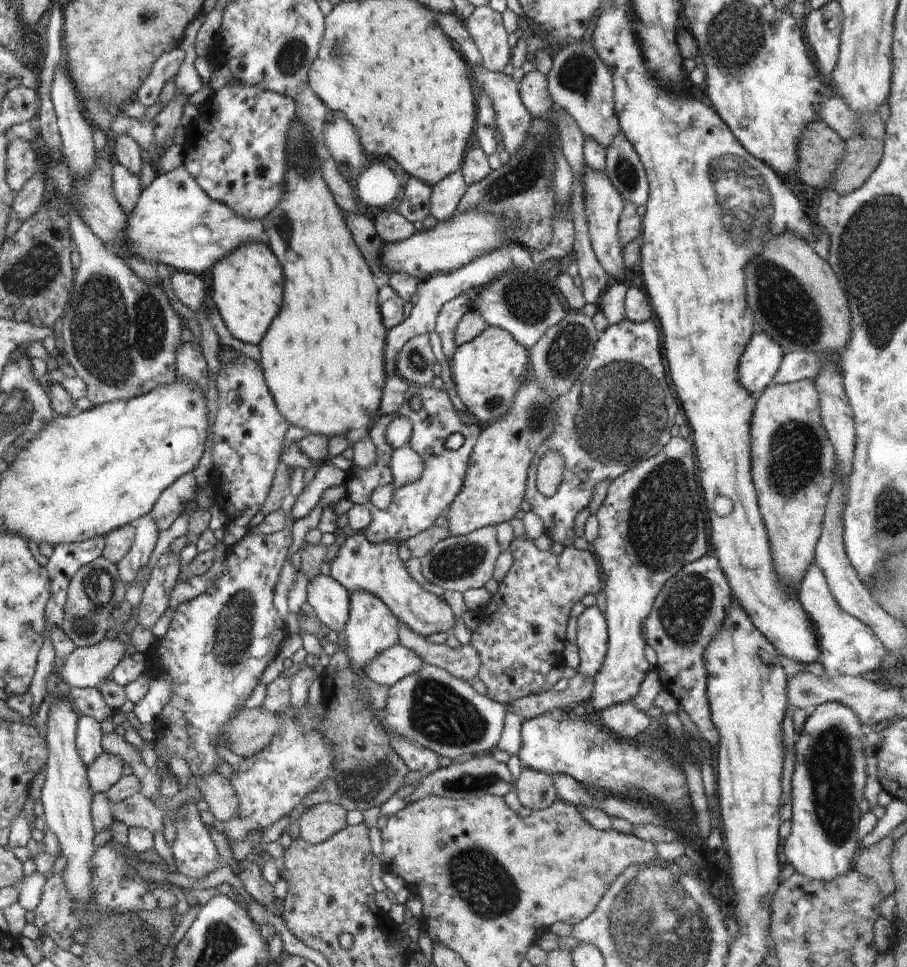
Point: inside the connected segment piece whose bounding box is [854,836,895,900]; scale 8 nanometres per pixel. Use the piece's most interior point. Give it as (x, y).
(874, 862)

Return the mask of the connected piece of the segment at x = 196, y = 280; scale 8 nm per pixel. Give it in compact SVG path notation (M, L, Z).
M171 270L172 288L178 300L188 306L193 312L208 302L209 298L204 291L204 283L197 274Z

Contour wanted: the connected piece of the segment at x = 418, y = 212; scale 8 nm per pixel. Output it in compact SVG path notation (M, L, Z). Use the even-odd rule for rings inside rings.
M410 177L404 187L404 198L400 200L397 211L412 224L422 222L431 215L431 188L423 180Z

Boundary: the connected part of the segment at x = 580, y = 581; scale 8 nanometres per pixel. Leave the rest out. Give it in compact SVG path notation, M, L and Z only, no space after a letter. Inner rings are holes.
M528 536L514 538L509 548L514 557L512 566L499 583L498 591L491 594L488 604L475 612L478 628L473 631L469 642L478 651L481 660L477 675L484 682L487 696L503 705L540 692L550 670L556 666L564 666L560 650L564 650L567 644L566 625L570 610L584 596L595 596L602 590L602 582L598 576L600 566L592 549L583 551L572 544L564 547L560 555L554 556L551 550L540 550Z

